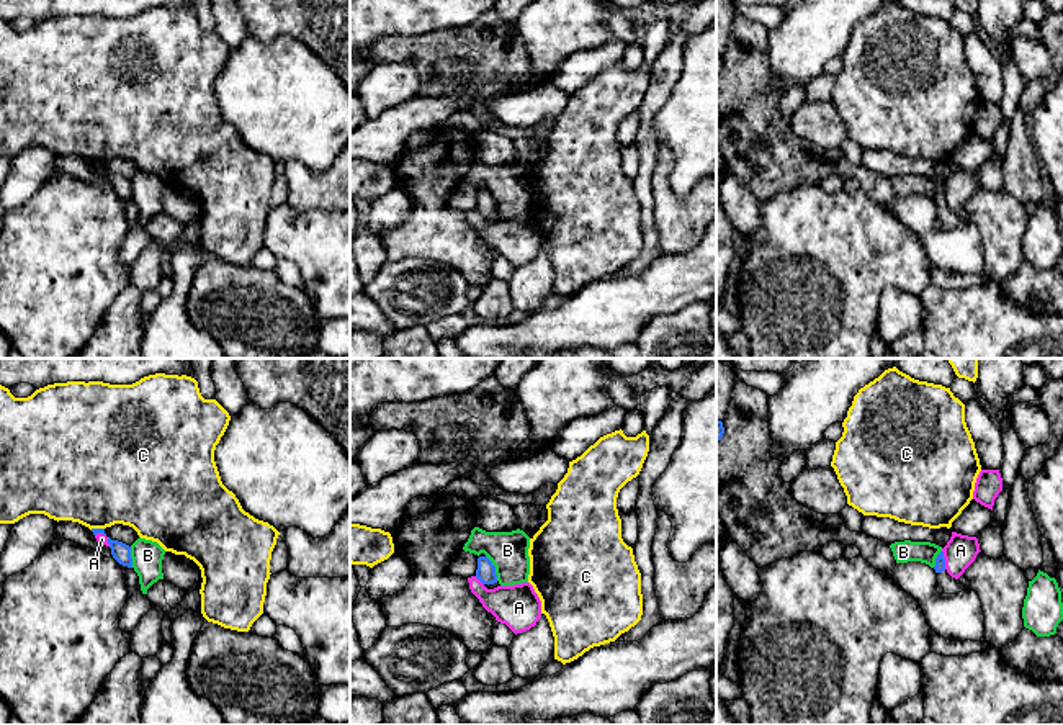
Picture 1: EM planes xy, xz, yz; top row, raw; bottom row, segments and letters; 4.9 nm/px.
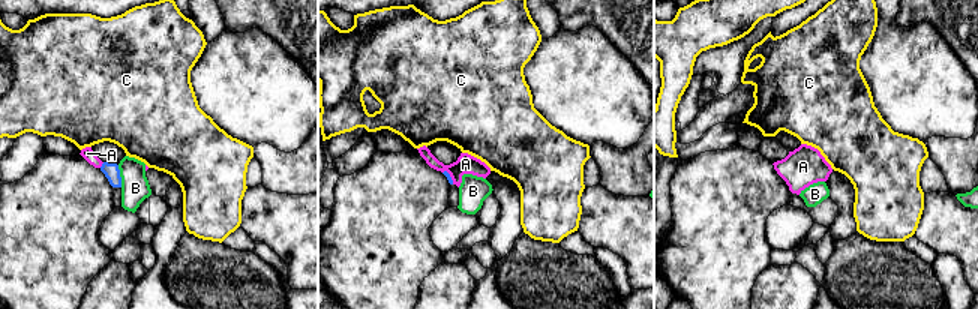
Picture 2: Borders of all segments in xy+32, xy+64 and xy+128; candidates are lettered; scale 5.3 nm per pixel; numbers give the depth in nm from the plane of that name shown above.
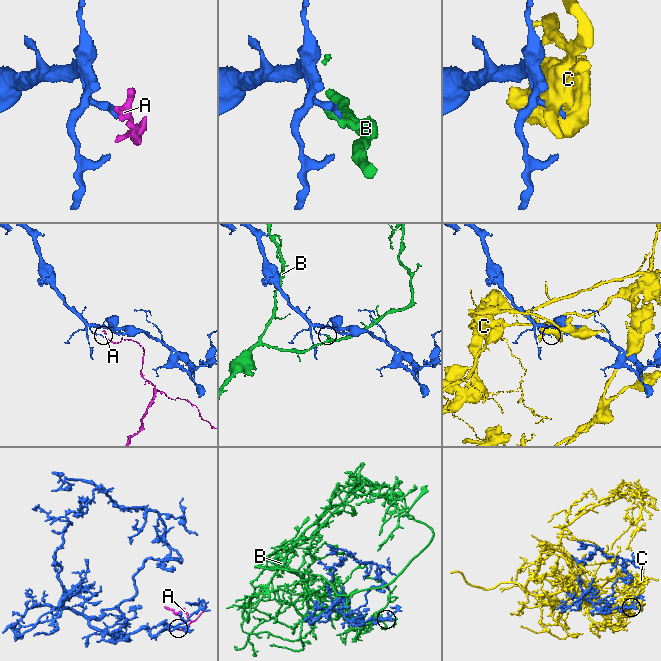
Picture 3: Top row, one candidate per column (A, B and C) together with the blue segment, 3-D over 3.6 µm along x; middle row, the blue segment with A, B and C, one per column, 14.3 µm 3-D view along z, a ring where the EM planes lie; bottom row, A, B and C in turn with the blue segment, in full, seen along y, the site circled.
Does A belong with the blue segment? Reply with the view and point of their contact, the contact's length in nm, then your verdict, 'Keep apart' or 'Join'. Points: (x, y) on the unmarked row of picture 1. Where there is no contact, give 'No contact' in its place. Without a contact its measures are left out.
Touches blue at yz (944, 193). Shared border 100 nm. Keep apart

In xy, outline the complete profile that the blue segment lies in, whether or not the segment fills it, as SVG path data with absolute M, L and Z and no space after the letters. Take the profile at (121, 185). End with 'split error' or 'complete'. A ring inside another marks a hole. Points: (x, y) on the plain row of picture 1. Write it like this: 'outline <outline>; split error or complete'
outline M108 170L108 177L110 177L113 191L119 198L132 201L131 180L123 175L111 173L110 170Z; complete

